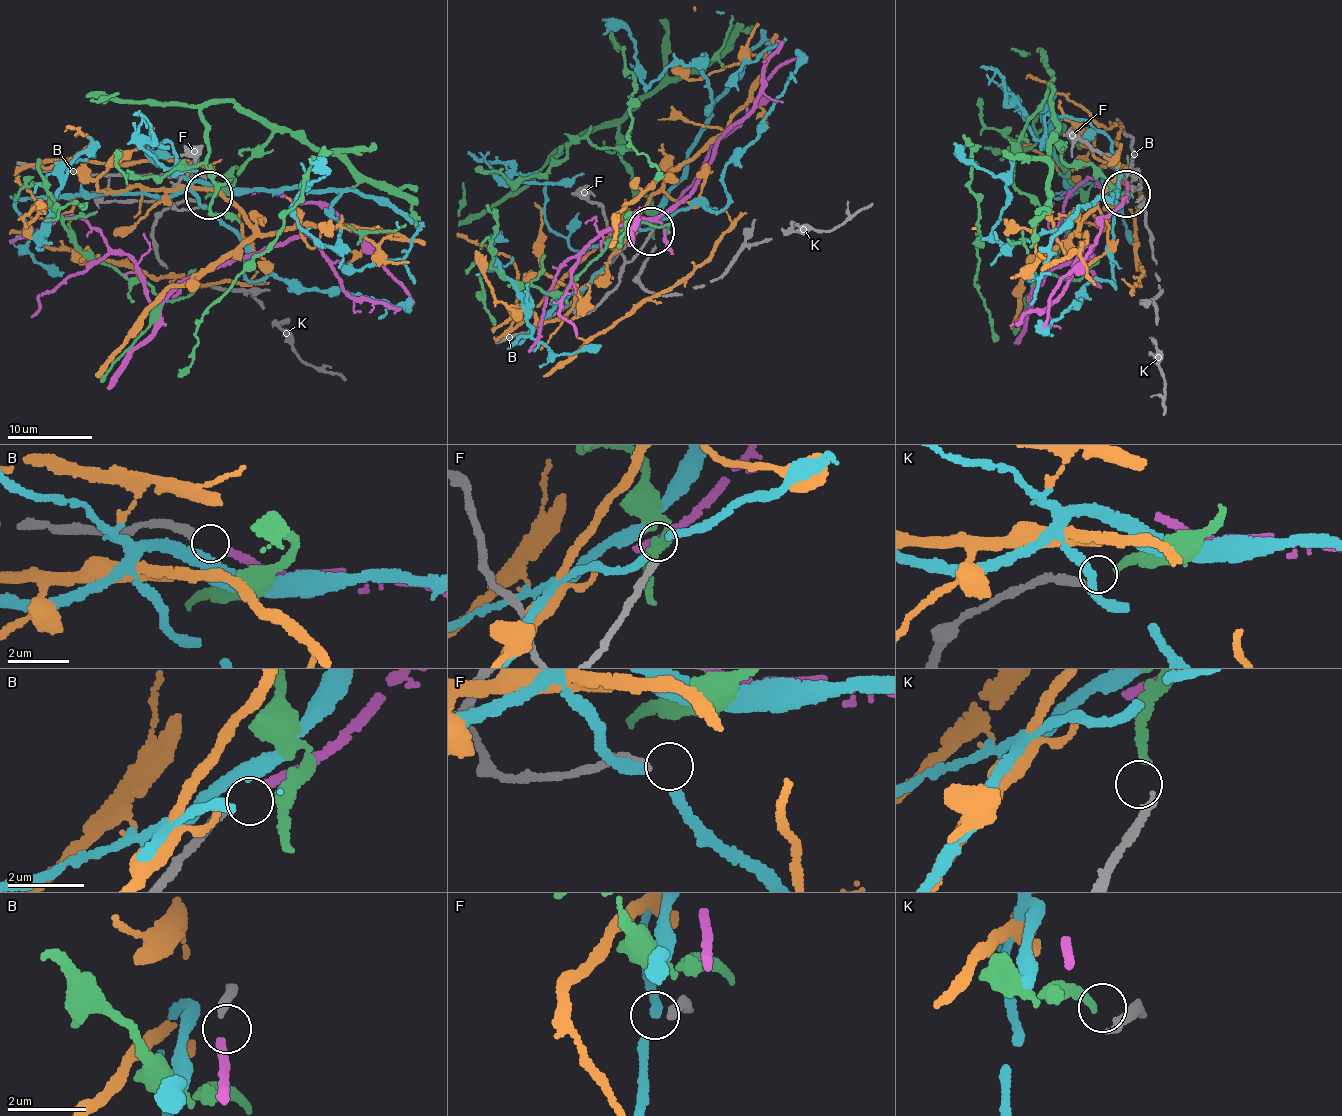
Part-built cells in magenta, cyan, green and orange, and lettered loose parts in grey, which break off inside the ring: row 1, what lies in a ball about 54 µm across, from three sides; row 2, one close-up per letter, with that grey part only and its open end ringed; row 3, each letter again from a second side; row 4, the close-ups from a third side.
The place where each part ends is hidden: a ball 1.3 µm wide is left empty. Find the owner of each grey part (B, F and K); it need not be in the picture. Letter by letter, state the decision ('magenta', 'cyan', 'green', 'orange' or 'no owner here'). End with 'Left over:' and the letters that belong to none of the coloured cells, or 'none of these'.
B: magenta
F: no owner here
K: green
Left over: F

